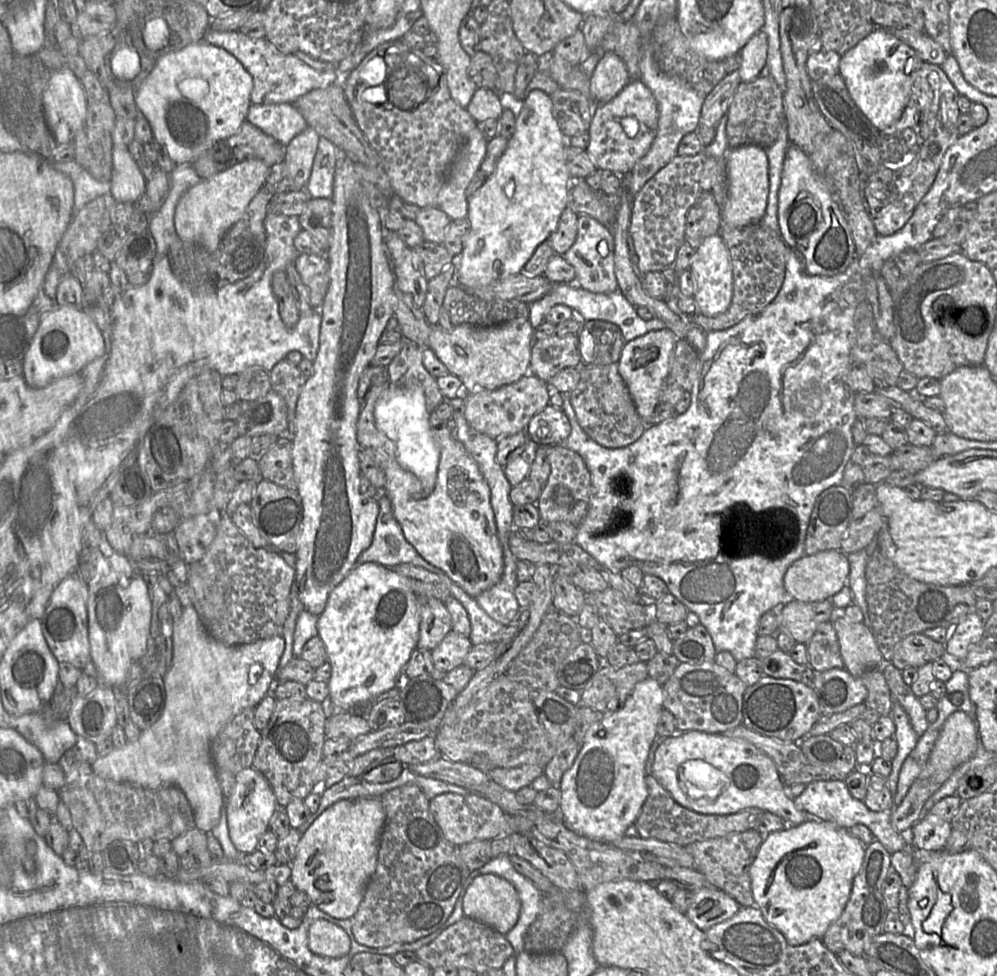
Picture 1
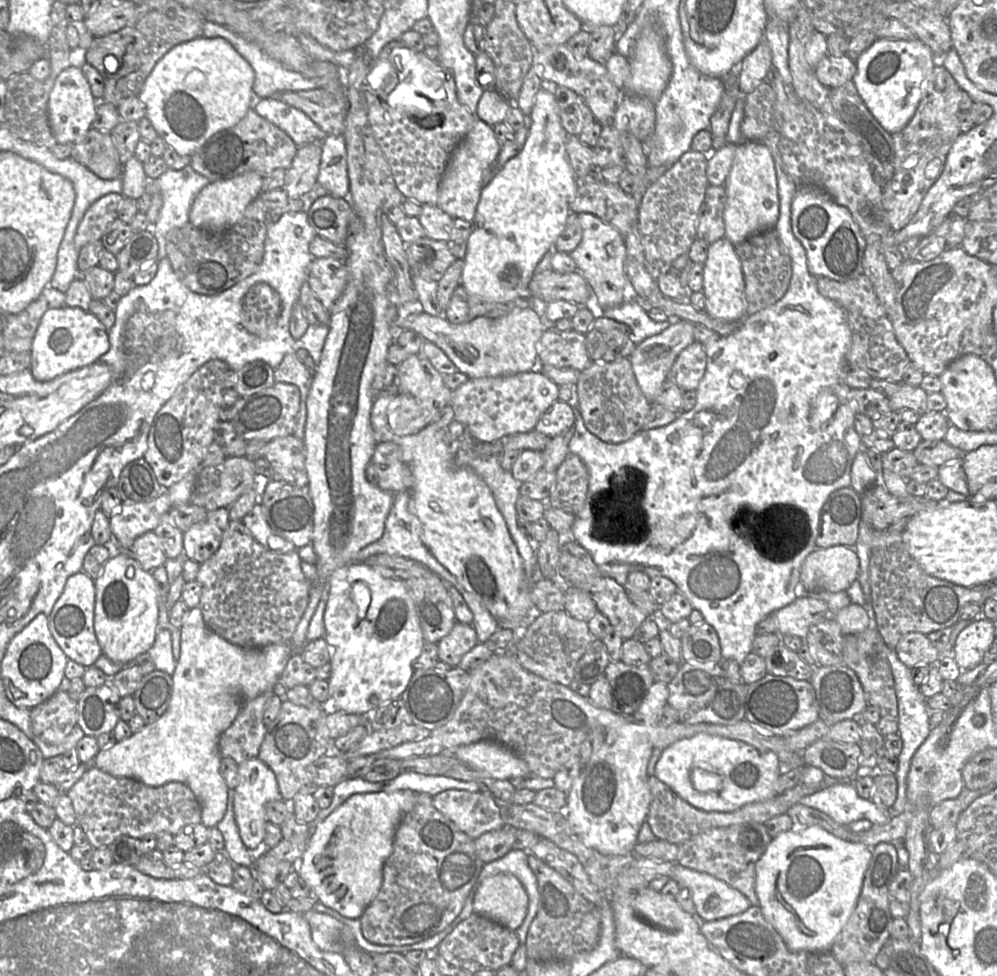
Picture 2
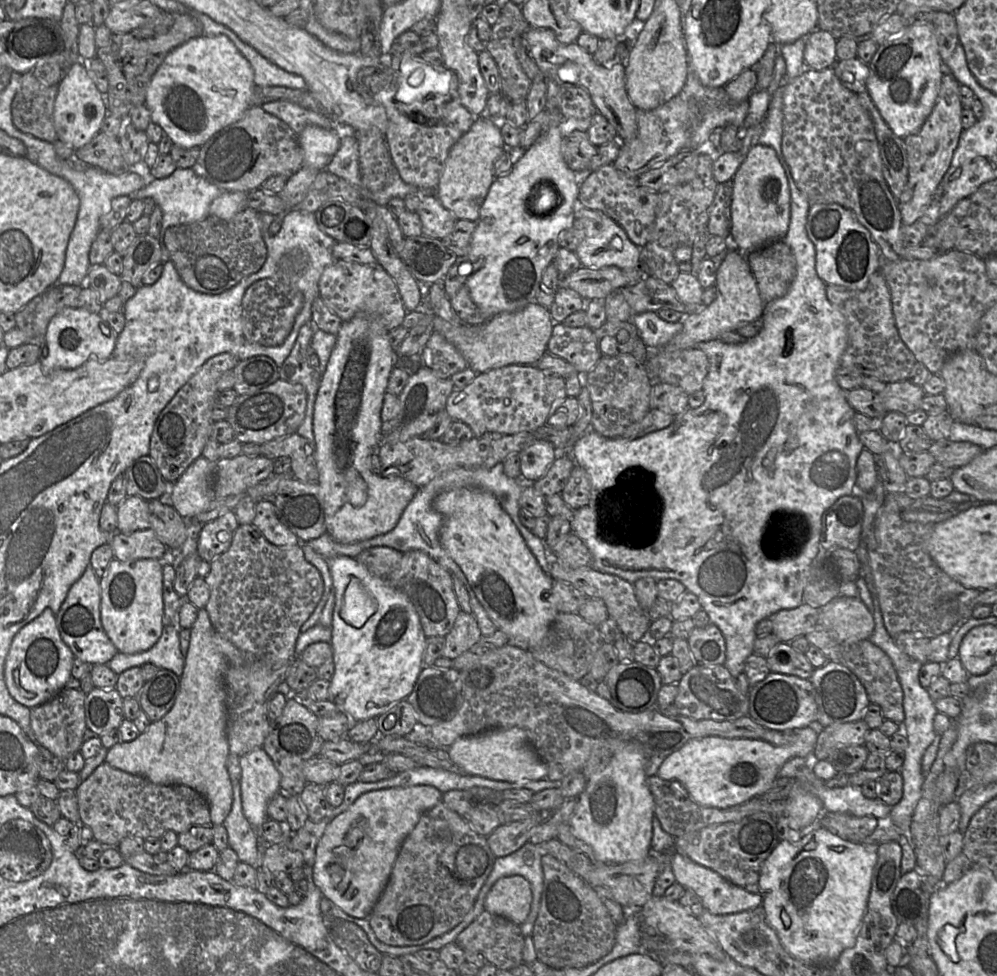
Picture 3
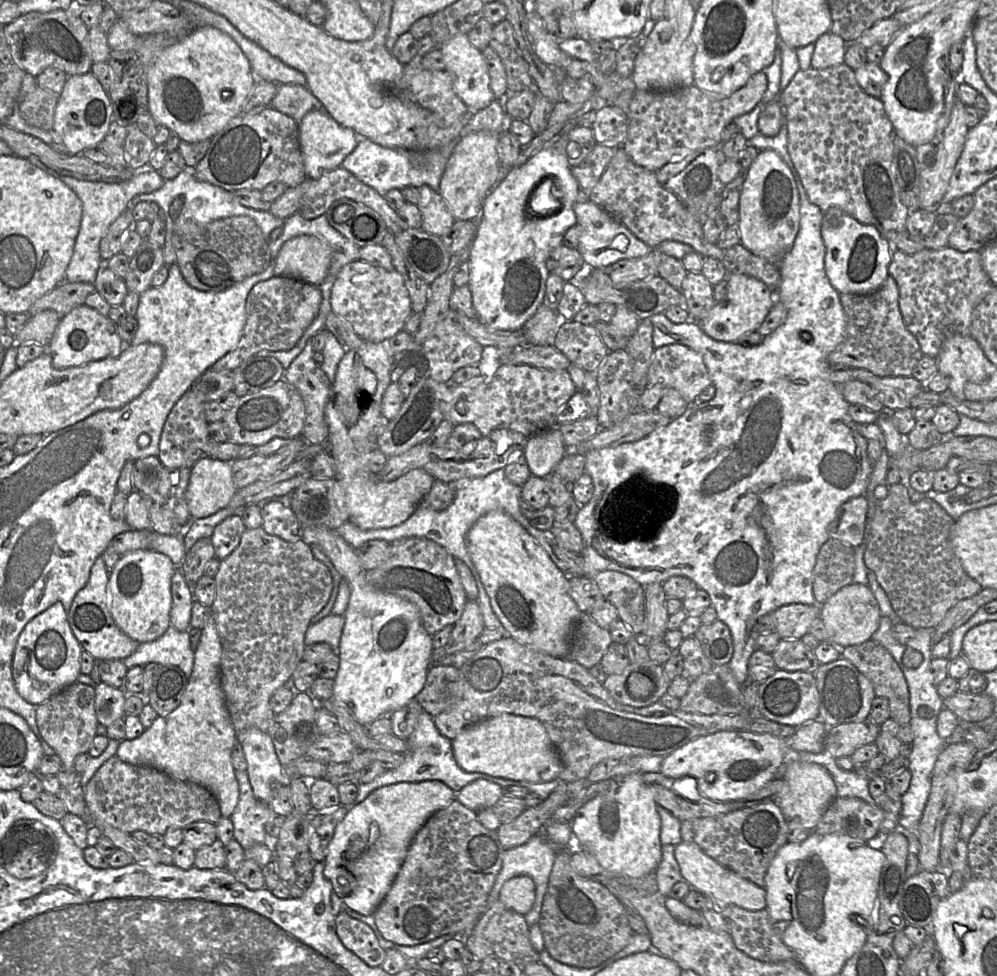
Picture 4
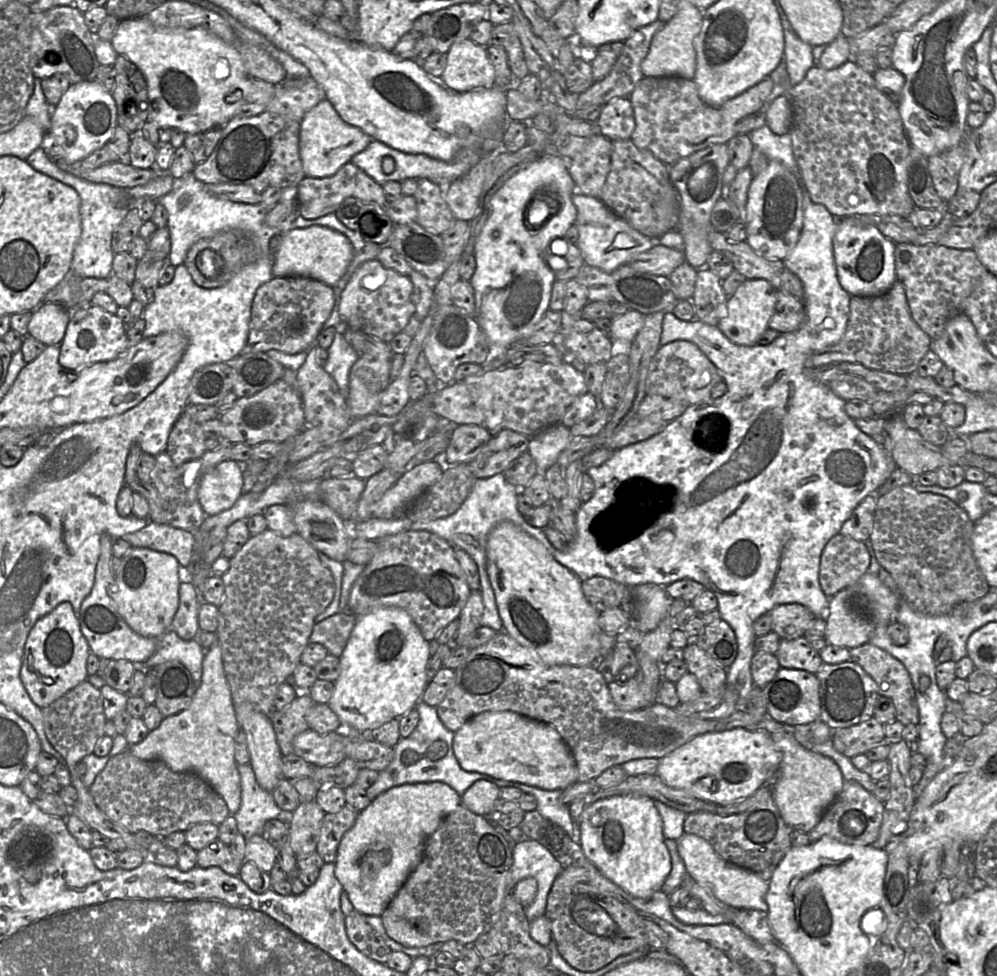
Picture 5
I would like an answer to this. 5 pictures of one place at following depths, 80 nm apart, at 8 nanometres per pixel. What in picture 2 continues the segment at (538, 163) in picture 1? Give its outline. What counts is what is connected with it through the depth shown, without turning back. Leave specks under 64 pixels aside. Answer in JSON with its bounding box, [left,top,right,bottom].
[461,88,576,303]

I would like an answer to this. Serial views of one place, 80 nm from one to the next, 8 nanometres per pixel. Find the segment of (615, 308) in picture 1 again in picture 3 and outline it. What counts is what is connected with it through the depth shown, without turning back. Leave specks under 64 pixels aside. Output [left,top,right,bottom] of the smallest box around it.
[630,312,682,350]

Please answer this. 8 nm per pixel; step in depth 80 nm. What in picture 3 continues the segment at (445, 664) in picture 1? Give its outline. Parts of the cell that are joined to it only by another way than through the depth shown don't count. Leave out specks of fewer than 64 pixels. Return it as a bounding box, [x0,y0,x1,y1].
[441,611,481,660]

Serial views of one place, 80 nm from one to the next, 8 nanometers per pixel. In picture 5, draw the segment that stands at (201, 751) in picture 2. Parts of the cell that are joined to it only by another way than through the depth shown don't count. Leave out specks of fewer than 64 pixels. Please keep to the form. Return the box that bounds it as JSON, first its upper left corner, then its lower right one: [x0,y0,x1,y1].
[129,640,241,815]

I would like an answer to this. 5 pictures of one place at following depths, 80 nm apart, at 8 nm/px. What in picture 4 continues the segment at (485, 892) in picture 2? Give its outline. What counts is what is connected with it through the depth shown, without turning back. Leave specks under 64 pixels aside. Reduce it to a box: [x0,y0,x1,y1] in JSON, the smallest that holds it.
[499,876,535,916]

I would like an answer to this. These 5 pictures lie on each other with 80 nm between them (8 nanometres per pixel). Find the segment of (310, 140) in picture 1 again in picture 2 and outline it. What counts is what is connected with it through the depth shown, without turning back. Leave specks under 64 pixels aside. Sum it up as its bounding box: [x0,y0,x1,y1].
[284,142,322,198]

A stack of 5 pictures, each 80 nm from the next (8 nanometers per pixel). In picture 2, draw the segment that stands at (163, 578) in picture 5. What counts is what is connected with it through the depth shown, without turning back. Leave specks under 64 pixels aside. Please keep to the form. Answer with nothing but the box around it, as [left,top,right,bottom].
[94,554,158,664]

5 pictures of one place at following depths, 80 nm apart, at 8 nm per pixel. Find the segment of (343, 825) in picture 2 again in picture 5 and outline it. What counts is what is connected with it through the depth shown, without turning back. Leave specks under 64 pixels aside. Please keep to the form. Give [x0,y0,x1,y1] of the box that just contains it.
[334,781,461,916]

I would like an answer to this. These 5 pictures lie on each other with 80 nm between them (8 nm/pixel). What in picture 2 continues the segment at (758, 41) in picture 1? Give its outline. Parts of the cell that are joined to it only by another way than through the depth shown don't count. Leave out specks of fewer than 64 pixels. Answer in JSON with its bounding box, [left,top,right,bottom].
[739,40,772,95]

